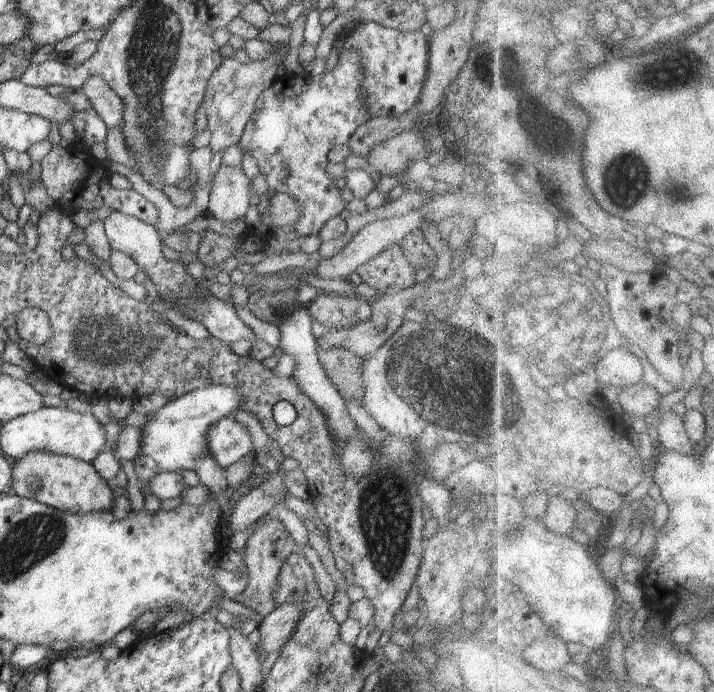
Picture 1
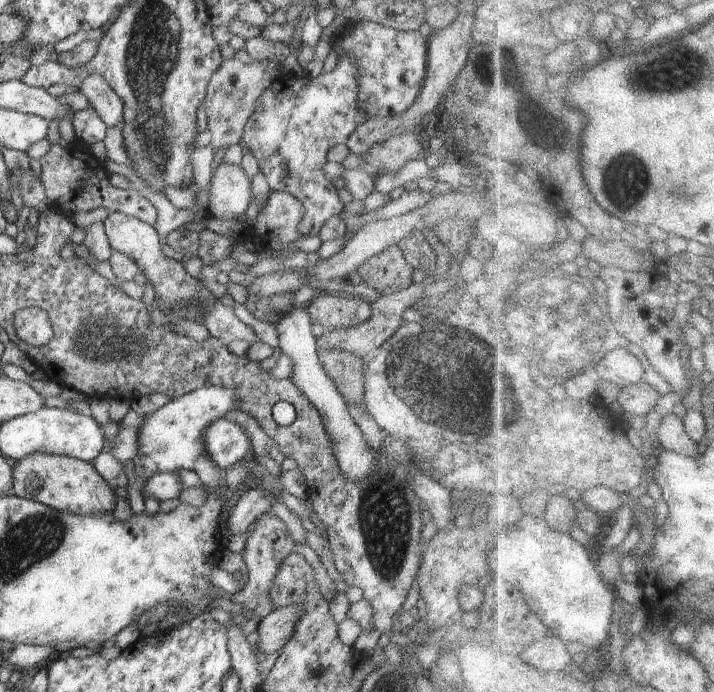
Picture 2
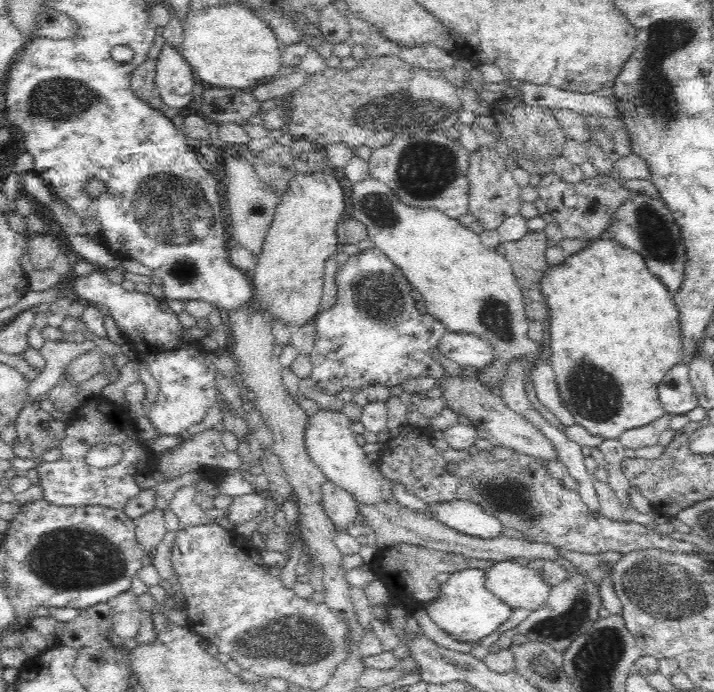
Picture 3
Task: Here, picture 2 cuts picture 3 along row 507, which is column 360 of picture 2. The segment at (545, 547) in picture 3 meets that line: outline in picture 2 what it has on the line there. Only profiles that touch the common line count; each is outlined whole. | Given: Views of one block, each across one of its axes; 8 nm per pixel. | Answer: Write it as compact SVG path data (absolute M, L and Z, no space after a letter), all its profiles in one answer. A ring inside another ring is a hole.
M318 349L320 364L330 380L336 384L338 392L346 404L360 406L366 411L364 400L364 362L354 354L341 350Z

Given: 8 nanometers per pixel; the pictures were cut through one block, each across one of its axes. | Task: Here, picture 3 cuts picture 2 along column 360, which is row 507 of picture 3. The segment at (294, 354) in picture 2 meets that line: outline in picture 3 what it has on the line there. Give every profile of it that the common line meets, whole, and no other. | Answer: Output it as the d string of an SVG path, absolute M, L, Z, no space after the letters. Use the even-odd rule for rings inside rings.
M455 500L430 505L432 518L461 534L475 538L501 538L505 527L495 516L484 512L477 504L467 500Z

